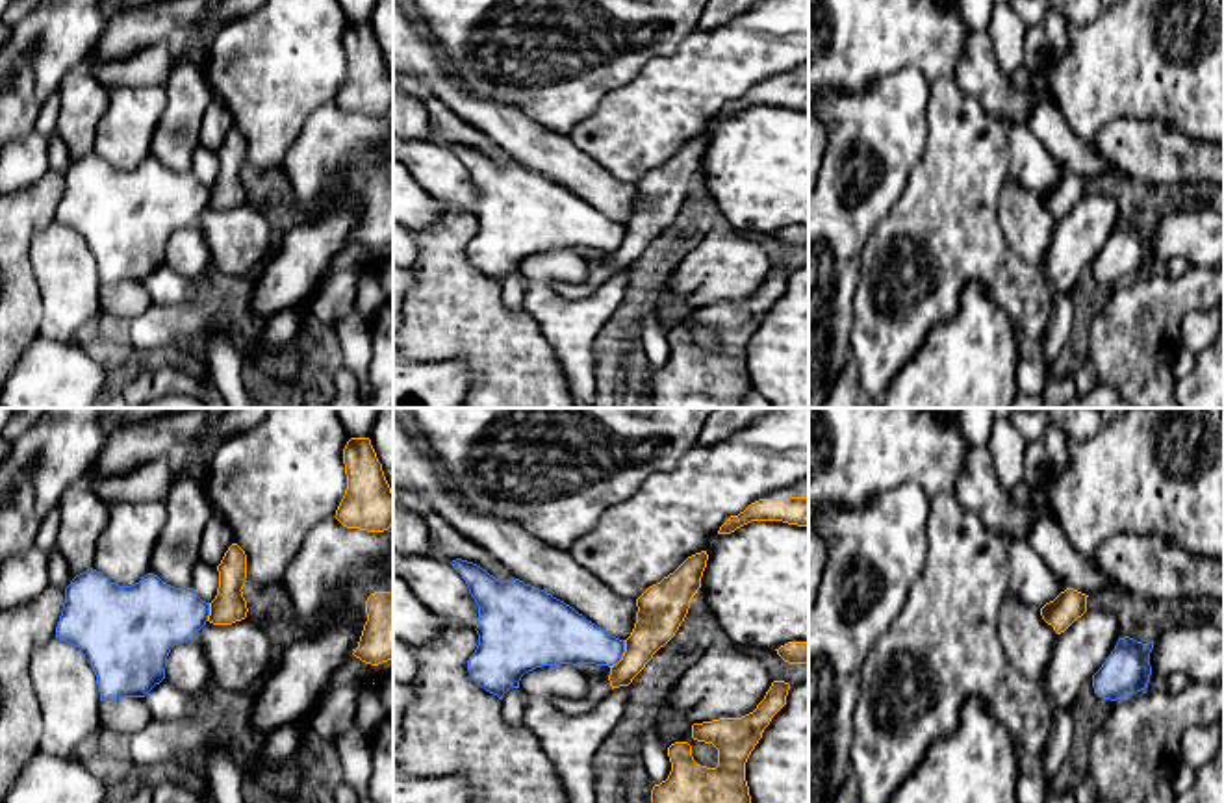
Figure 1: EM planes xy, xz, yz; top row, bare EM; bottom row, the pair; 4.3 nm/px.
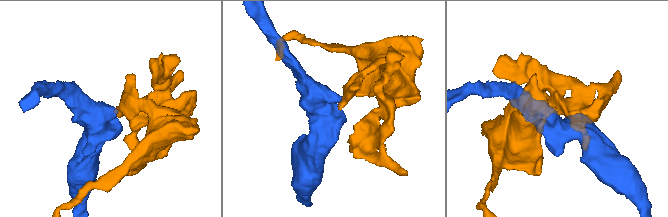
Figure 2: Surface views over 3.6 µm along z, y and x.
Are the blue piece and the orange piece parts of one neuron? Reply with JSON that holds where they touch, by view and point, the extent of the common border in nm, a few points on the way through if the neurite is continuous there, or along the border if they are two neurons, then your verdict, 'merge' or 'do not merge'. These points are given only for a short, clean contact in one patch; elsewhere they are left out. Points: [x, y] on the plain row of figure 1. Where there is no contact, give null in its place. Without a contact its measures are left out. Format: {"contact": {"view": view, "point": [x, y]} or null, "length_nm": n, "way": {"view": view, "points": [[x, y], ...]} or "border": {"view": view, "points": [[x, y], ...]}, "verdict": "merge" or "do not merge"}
{"contact": {"view": "xz", "point": [622, 240]}, "length_nm": 140, "border": {"view": "xz", "points": [[625, 225], [625, 236], [609, 251]]}, "verdict": "do not merge"}

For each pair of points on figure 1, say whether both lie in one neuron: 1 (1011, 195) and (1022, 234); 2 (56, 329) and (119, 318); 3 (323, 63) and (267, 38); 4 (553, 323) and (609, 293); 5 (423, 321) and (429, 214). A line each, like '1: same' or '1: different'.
1: same
2: different
3: same
4: same
5: different

